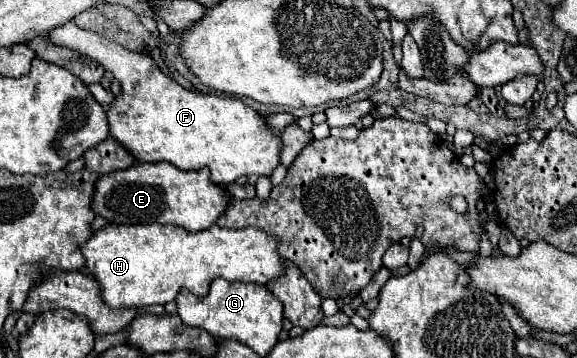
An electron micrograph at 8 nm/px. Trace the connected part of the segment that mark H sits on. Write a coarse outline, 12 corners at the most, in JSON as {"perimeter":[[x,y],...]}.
{"perimeter":[[103,227],[81,247],[113,309],[283,277],[263,229]]}

